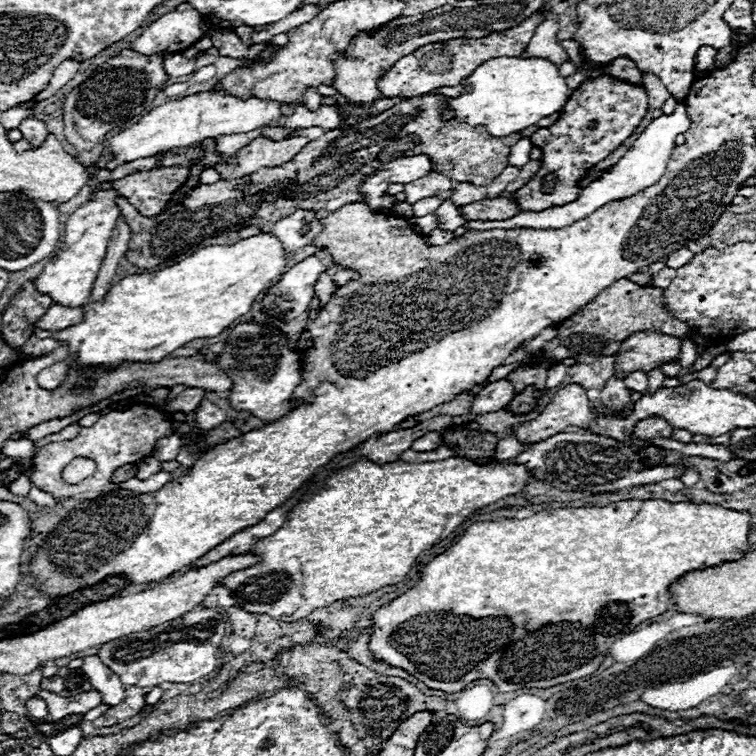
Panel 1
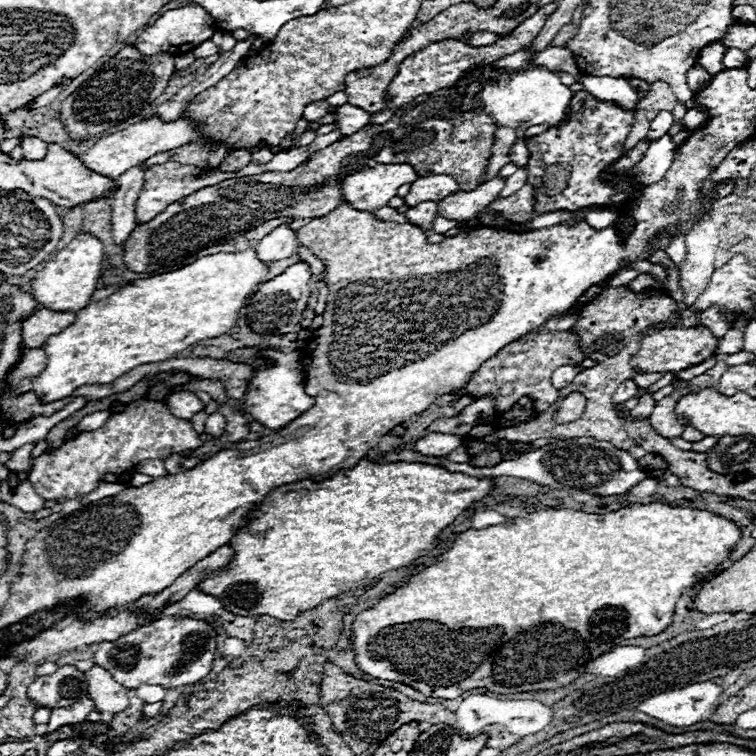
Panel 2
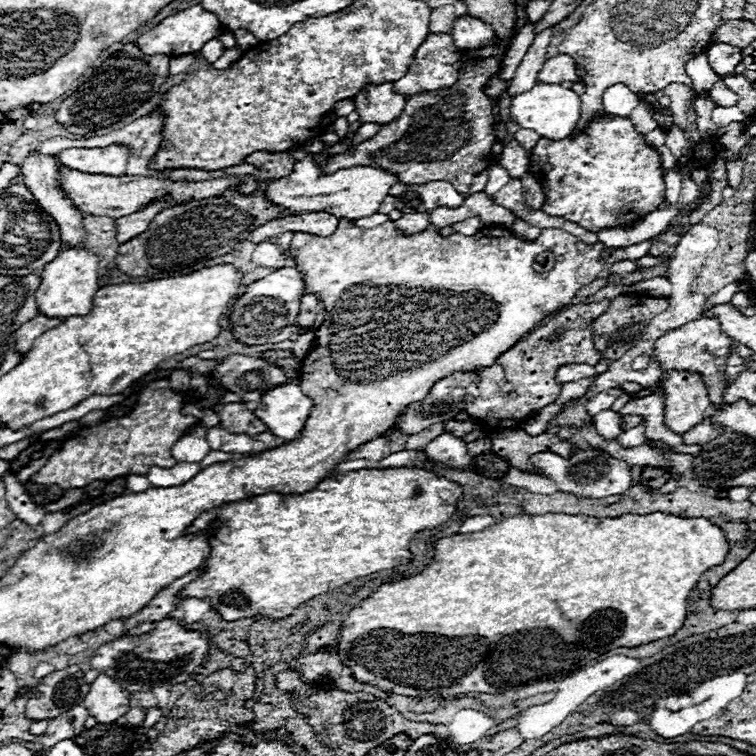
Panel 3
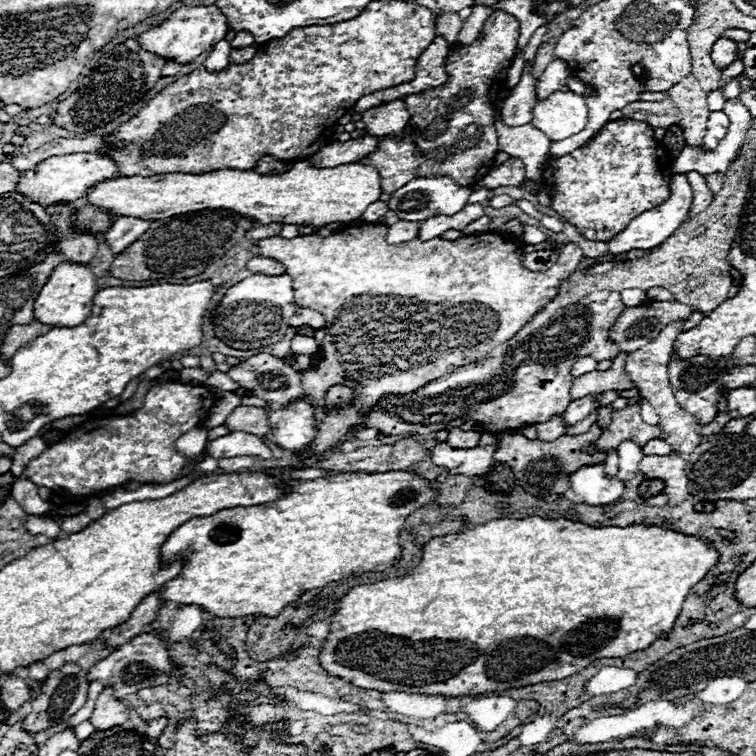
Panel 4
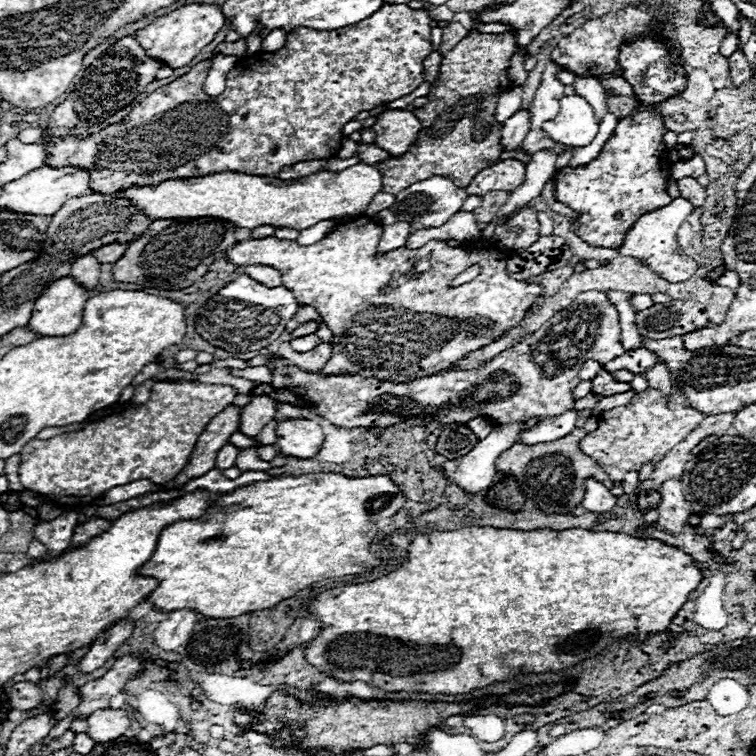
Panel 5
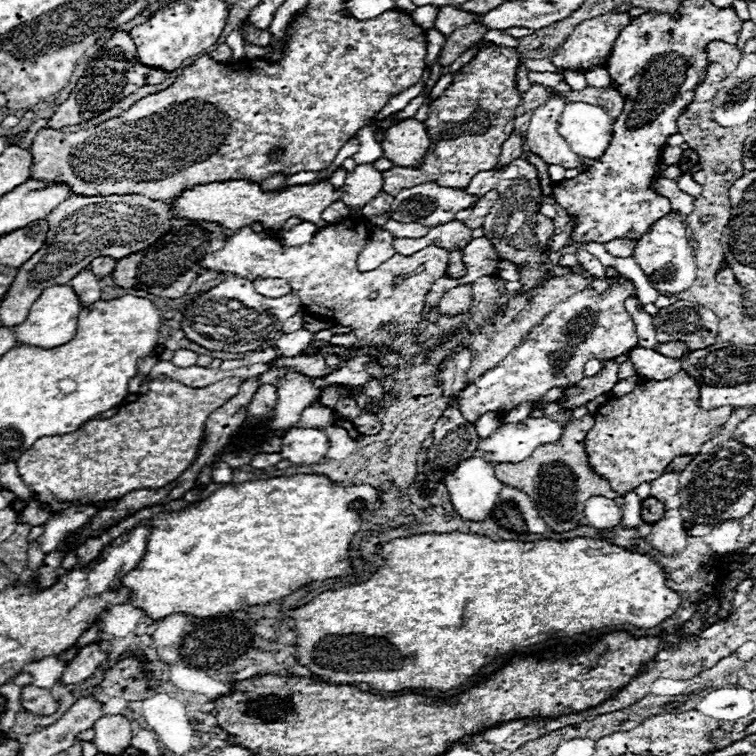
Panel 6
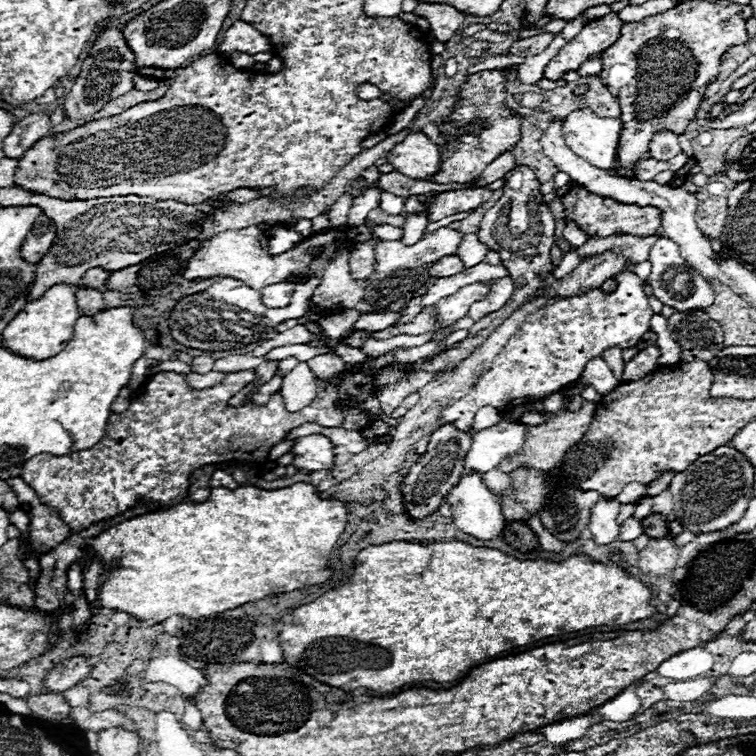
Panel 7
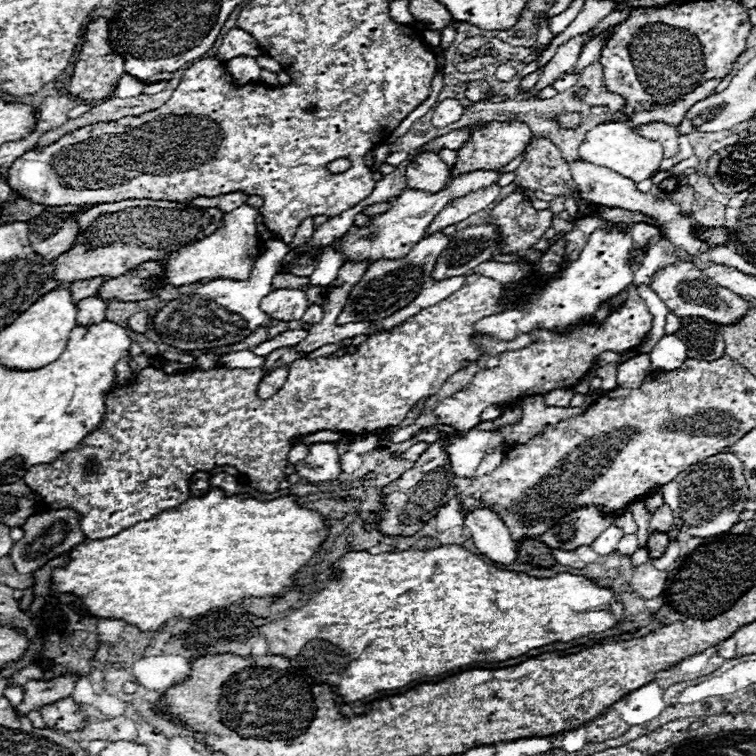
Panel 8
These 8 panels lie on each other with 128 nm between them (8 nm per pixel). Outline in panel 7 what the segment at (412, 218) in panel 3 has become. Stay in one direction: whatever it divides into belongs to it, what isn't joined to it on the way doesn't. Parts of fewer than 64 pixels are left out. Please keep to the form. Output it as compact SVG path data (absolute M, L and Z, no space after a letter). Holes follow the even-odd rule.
M374 242L354 244L350 248L350 276L354 276L354 280L368 278L374 272L372 264L374 264Z

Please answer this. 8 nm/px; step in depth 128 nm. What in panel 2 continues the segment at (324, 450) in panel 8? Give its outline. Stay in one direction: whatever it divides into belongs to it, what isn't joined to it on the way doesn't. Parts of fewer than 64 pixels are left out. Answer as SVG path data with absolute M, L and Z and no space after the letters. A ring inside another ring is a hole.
M266 348L262 350L262 356L268 360L274 360L274 366L266 366L266 364L254 364L258 368L254 380L248 386L248 394L244 398L244 406L242 410L250 416L254 416L256 422L260 422L262 426L278 432L284 426L288 426L292 420L296 420L302 412L306 412L308 408L314 406L314 398L308 396L304 392L304 372L302 372L302 364L300 364L300 354L298 352L290 352L290 354L282 354L278 350Z

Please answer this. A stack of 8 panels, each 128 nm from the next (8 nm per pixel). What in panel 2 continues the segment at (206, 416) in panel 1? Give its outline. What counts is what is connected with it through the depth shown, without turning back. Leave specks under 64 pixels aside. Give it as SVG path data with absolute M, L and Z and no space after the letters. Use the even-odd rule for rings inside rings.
M210 414L208 418L206 418L206 428L204 428L204 432L206 434L210 434L214 440L218 440L222 434L224 434L224 430L226 430L226 420L224 420L224 416L222 414Z

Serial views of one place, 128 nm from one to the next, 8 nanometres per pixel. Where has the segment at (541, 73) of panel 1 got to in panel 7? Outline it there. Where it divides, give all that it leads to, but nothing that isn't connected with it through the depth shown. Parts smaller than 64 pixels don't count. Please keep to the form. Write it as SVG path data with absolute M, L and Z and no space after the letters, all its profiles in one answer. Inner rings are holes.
M576 110L566 116L562 134L574 154L602 170L618 170L620 118L596 118L592 110Z

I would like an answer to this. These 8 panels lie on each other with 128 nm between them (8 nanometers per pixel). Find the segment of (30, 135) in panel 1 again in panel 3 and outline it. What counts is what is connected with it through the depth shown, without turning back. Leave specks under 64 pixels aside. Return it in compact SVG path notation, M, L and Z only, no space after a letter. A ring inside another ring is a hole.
M30 154L26 160L24 160L24 164L20 166L20 174L24 176L22 178L22 184L32 192L32 196L38 200L38 204L56 220L56 224L60 226L60 238L62 238L62 242L66 244L66 246L84 246L84 240L86 240L86 230L84 230L84 214L72 204L72 200L66 196L66 192L64 192L64 188L60 186L60 182L58 182L58 174L56 174L56 162L54 162L54 158L52 156L44 156L44 154Z

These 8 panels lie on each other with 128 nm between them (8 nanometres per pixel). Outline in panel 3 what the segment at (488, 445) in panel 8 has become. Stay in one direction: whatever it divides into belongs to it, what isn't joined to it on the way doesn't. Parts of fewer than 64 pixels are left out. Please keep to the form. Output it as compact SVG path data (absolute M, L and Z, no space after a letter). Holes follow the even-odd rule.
M612 388L610 392L600 392L598 396L594 396L594 398L590 398L590 400L586 402L586 412L588 412L590 416L596 416L598 412L612 408L614 400L616 400L620 394L624 394L624 392L622 392L622 390L616 390L616 388Z

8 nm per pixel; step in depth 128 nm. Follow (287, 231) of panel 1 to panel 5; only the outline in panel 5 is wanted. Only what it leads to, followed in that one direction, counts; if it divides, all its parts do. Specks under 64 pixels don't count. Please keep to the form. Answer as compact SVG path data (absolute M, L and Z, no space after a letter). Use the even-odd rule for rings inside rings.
M248 266L244 268L244 274L248 274L252 280L258 280L260 284L266 284L268 288L282 286L282 276L270 266Z

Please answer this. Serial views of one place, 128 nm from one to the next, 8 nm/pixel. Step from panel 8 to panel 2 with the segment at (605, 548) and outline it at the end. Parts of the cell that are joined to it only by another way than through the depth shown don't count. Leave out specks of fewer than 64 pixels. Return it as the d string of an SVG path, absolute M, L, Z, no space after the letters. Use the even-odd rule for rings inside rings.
M570 438L570 440L558 440L554 444L542 446L538 450L526 452L516 460L502 460L500 464L492 468L474 468L470 464L456 464L446 458L428 458L416 452L414 448L404 448L398 452L390 452L384 458L372 456L370 458L376 464L388 464L388 462L420 462L420 464L432 464L432 466L444 466L450 472L462 472L468 476L514 476L532 480L536 484L562 490L566 494L578 494L578 490L596 494L596 496L618 496L628 492L632 486L648 478L648 474L638 466L638 462L618 448L614 448L610 442L598 442L592 438Z

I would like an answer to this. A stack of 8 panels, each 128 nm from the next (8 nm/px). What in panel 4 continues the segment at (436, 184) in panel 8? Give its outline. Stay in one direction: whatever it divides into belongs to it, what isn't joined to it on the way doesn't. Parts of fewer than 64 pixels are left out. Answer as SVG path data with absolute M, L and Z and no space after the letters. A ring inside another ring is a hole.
M394 100L362 112L362 120L366 122L366 132L376 138L400 136L410 122L410 112L402 100Z

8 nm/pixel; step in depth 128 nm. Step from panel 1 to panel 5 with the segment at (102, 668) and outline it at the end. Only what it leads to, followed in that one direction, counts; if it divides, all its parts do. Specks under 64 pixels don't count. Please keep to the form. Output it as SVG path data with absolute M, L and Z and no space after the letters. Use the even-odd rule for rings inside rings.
M96 710L88 718L88 734L94 742L104 744L118 740L130 728L128 712L124 710Z

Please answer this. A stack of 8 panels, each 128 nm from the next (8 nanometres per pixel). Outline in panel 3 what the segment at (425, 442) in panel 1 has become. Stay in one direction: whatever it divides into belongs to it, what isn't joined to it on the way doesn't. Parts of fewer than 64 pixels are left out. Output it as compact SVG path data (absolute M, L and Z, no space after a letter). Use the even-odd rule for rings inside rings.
M442 432L438 438L434 438L424 452L430 460L444 462L452 468L468 468L474 464L474 456L470 456L466 444L450 432Z

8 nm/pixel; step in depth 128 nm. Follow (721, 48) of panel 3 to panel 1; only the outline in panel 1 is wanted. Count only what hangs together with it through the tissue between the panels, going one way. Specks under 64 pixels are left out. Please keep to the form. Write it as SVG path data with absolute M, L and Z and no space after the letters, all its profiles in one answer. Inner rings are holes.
M700 48L696 56L696 72L712 72L716 68L714 58L716 58L714 48Z

